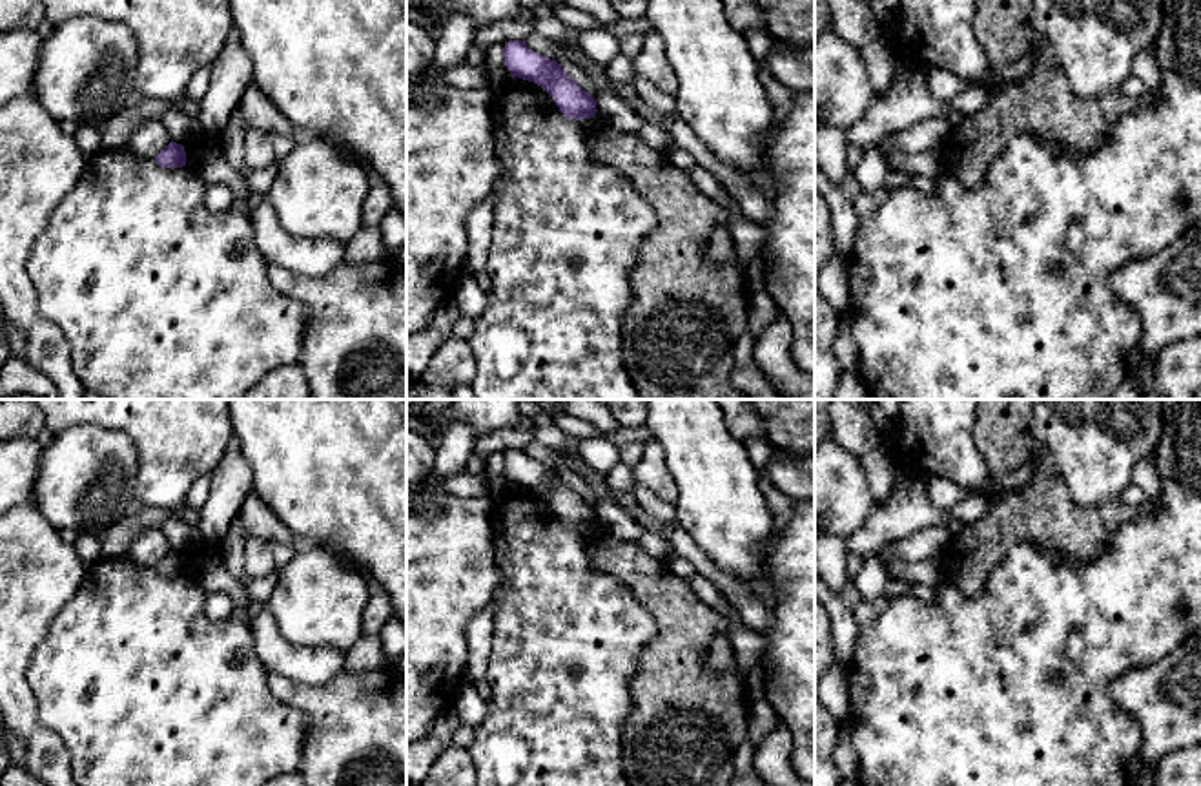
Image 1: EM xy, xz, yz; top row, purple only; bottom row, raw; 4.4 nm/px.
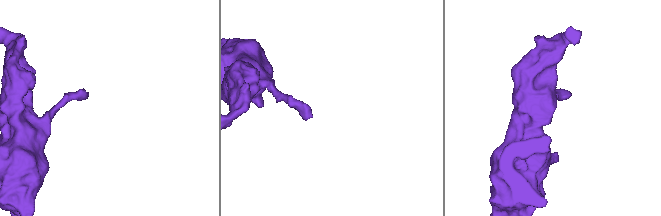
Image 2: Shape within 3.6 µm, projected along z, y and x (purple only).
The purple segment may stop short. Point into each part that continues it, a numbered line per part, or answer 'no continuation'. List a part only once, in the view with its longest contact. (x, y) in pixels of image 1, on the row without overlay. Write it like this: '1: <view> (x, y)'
no continuation

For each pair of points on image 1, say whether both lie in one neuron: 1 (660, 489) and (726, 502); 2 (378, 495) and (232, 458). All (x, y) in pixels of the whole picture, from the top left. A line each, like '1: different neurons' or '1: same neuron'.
1: different neurons
2: different neurons

